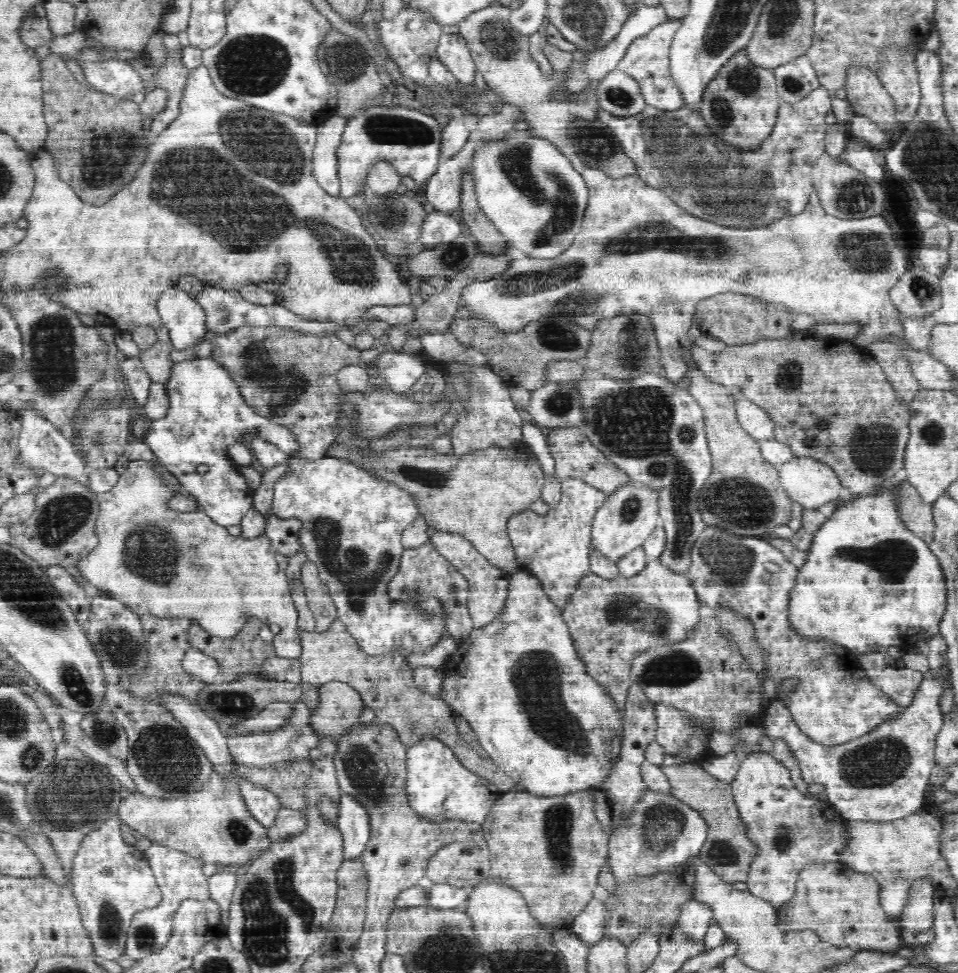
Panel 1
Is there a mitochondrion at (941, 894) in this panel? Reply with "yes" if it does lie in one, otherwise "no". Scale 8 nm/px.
no

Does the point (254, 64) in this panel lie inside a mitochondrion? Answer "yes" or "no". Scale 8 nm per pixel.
yes

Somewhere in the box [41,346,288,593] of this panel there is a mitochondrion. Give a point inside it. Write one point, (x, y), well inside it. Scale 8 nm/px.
(149, 551)

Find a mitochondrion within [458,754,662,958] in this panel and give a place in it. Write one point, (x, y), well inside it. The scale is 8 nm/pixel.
(558, 818)

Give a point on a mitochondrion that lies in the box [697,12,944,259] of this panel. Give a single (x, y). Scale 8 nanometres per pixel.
(742, 81)

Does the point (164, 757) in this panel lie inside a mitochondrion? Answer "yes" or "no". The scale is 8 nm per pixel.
yes

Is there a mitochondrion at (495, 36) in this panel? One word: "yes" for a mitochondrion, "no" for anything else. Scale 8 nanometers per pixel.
yes

